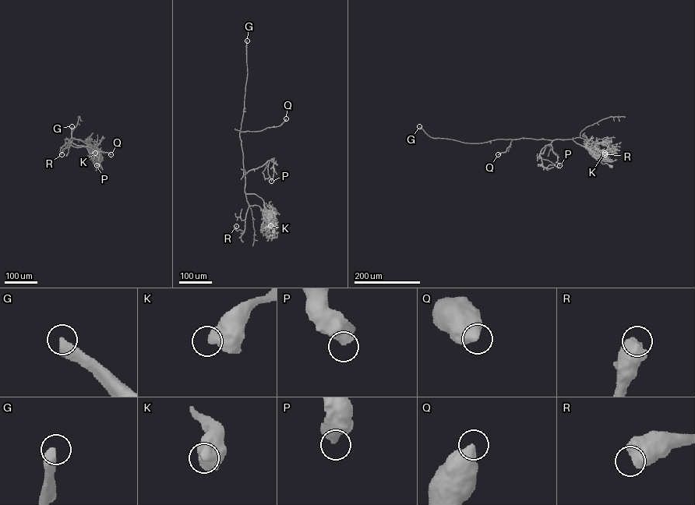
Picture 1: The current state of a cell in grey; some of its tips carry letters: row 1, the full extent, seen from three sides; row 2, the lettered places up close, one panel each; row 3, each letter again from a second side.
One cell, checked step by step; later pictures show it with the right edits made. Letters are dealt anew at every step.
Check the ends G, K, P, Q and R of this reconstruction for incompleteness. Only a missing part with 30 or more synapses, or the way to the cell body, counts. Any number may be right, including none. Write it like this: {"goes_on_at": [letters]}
{"goes_on_at": ["G"]}

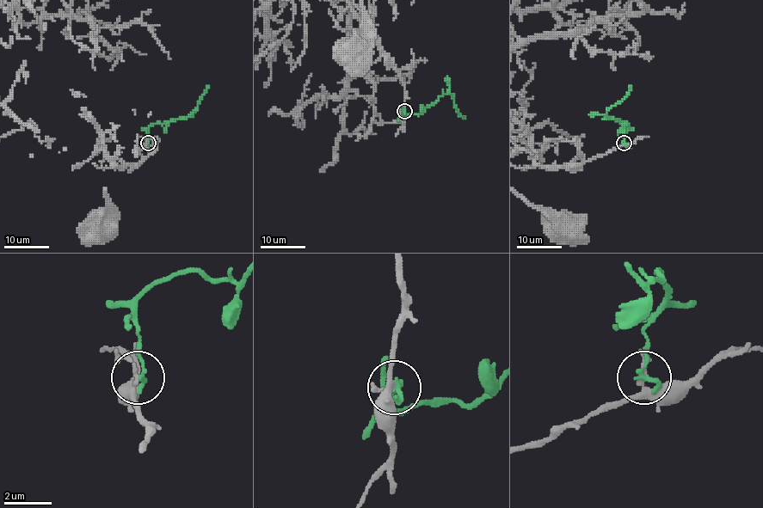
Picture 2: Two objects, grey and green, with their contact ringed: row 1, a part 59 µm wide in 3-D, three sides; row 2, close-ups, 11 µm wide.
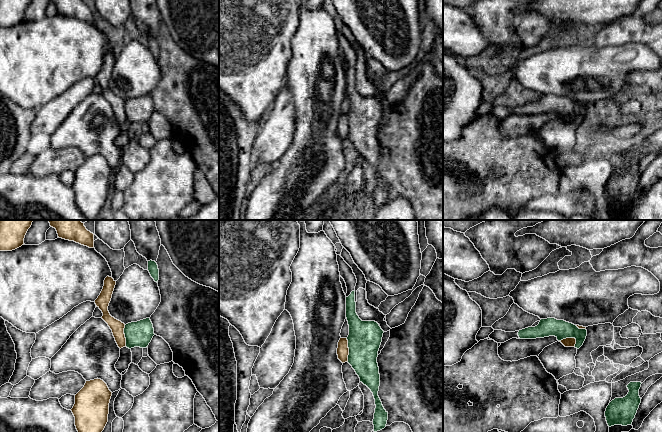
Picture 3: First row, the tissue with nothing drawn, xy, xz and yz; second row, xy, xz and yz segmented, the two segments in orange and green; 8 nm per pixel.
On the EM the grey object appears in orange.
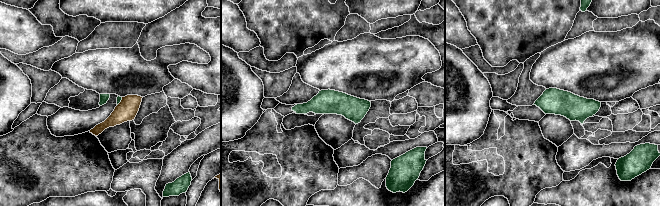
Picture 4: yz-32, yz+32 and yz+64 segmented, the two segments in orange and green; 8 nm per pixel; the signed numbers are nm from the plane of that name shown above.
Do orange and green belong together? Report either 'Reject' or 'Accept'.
Reject

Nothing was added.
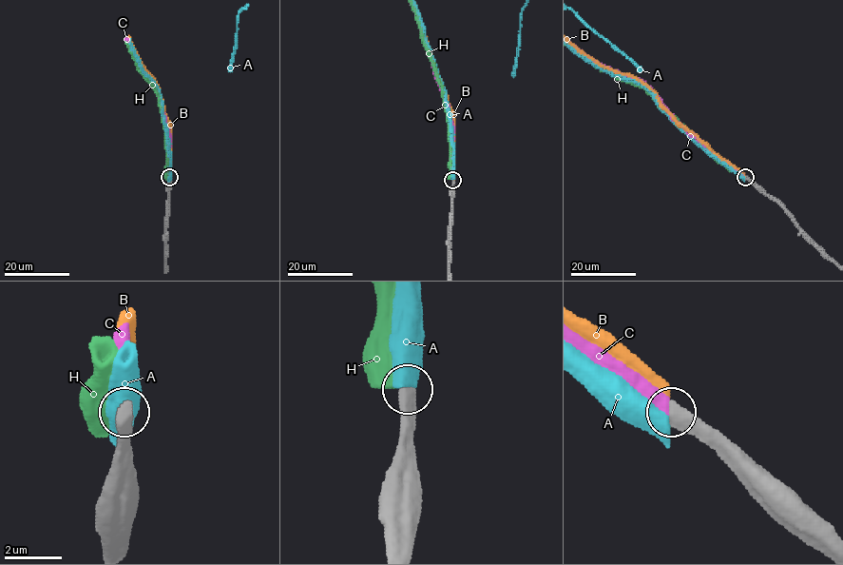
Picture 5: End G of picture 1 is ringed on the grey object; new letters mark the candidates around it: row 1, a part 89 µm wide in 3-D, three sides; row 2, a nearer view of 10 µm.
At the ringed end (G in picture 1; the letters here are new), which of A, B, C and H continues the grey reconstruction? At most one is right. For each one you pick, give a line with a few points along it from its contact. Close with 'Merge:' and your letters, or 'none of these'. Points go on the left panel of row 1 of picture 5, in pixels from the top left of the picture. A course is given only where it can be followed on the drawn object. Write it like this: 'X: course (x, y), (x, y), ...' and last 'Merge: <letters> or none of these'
Merge: C

